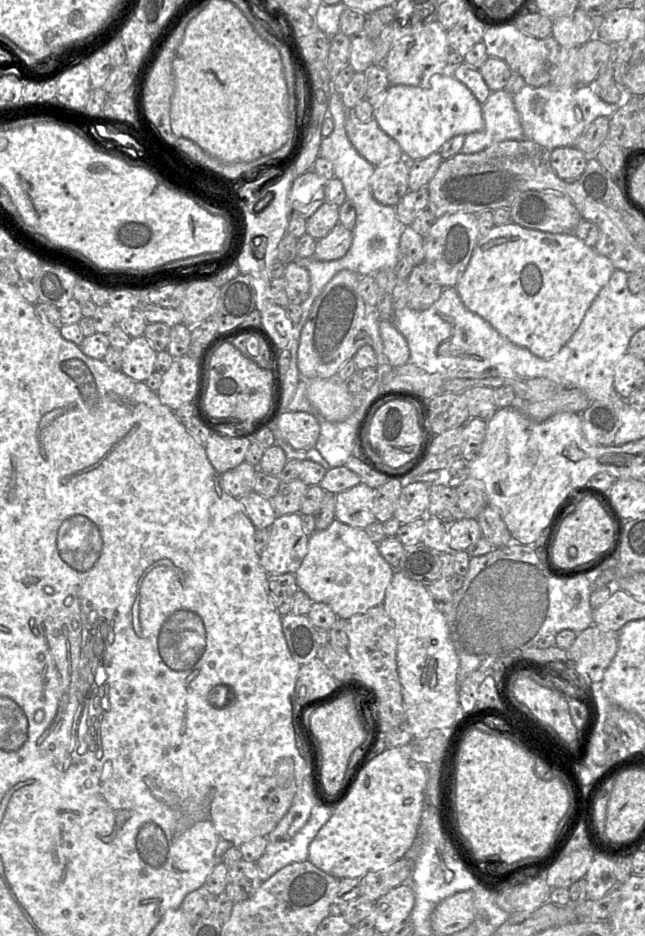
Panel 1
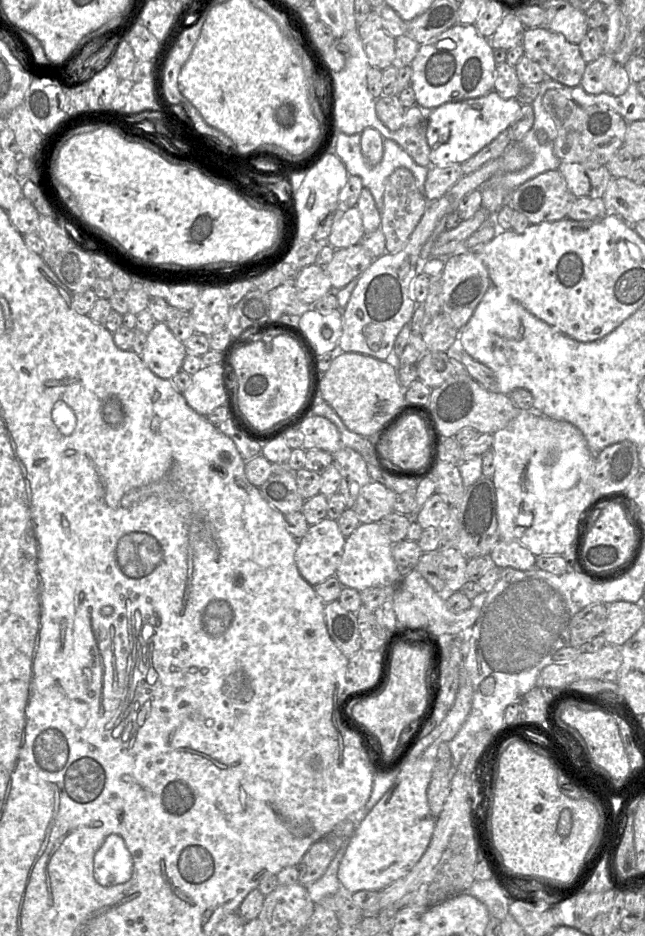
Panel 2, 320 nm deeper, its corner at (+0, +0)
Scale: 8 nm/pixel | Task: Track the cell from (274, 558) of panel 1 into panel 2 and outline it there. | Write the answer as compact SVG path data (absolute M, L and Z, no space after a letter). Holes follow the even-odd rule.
M327 517L309 526L307 533L298 540L295 562L300 575L312 587L335 576L345 540L337 520Z

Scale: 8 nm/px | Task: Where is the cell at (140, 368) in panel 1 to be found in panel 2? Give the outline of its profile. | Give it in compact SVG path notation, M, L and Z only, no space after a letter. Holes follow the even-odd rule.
M163 322L156 323L147 334L141 359L156 376L170 380L182 369L186 355L184 342L180 341Z

